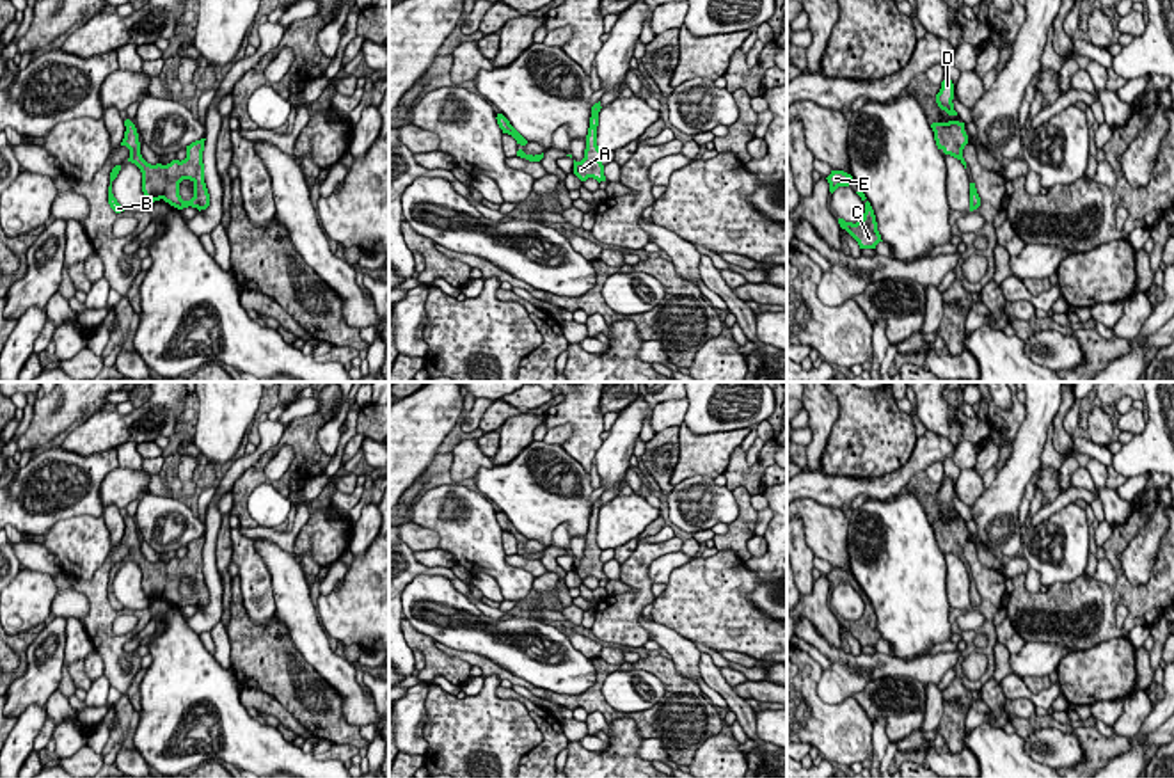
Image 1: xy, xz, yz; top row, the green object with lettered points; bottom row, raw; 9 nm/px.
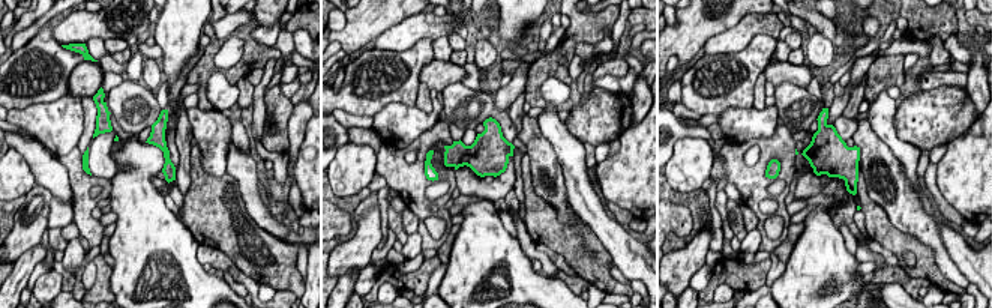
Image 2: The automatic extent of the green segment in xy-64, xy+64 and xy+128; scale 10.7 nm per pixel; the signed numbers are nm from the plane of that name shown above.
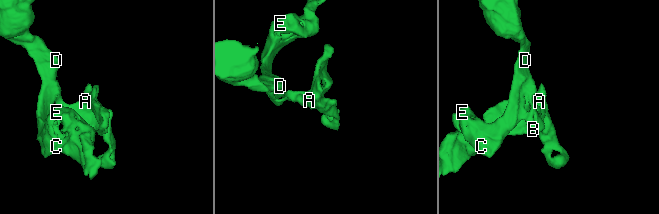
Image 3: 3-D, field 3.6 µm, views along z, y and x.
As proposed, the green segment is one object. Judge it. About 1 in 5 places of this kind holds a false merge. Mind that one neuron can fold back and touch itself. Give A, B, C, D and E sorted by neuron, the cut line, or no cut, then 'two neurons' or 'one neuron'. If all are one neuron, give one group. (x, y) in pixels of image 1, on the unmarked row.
groups A B C D E; cut none; one neuron

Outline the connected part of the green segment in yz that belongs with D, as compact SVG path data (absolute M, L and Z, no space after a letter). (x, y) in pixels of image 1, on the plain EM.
M945 476L941 480L940 490L936 492L936 501L948 513L957 513L957 510L954 508L952 497L954 497L954 481L952 481L952 478Z

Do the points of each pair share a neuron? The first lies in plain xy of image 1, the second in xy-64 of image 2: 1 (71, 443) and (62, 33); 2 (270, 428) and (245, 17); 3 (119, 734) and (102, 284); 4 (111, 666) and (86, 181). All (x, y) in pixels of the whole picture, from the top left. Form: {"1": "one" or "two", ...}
{"1": "one", "2": "one", "3": "one", "4": "one"}

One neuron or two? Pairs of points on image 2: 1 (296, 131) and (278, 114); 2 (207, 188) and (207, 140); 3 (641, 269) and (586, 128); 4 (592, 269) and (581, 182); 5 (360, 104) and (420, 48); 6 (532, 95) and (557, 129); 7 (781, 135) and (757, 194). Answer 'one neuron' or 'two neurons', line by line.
1: two neurons
2: two neurons
3: two neurons
4: two neurons
5: one neuron
6: two neurons
7: one neuron

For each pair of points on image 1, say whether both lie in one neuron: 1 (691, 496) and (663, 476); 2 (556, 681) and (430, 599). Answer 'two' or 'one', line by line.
1: two
2: one

